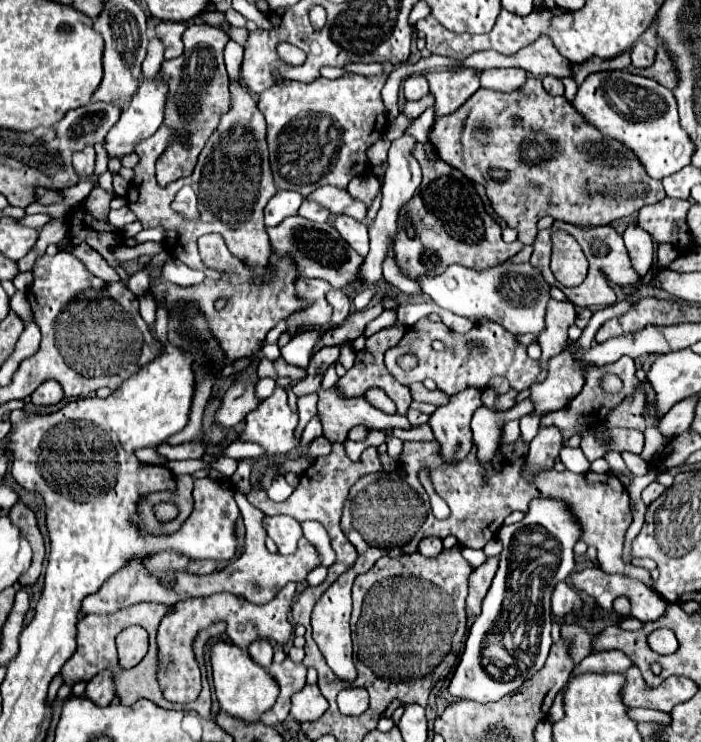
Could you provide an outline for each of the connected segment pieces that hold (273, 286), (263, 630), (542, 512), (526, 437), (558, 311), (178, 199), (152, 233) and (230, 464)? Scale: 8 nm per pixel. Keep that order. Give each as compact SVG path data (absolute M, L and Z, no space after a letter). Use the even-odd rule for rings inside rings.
M207 233L203 237L199 237L199 253L203 263L209 269L215 269L219 273L223 273L223 277L219 281L203 281L201 285L193 285L193 287L179 287L173 283L165 283L165 281L155 281L151 285L157 301L161 297L167 299L167 307L171 309L173 303L177 299L191 299L191 301L199 301L201 311L205 313L205 317L209 317L213 335L217 337L217 341L221 341L221 347L225 349L227 359L239 359L251 353L259 353L259 343L265 339L265 335L281 321L287 317L287 313L293 313L293 309L297 309L297 297L293 297L293 277L297 275L297 269L293 269L293 265L289 265L289 261L277 261L275 269L277 269L277 281L269 281L269 285L261 285L261 289L253 289L253 285L249 285L247 281L253 281L253 277L257 277L253 271L247 271L245 263L237 261L237 257L233 257L223 241L223 237L219 233ZM219 299L225 299L225 307L223 311L215 309L215 303Z
M287 583L275 595L275 599L265 605L253 605L231 593L217 593L209 597L189 597L189 599L175 603L173 611L169 611L163 617L159 625L159 635L157 635L157 647L159 647L159 657L161 657L159 681L161 681L161 691L165 693L165 699L175 701L175 703L189 703L199 695L201 673L199 673L199 665L193 653L193 641L199 631L211 627L217 621L227 623L229 639L243 651L257 639L267 639L271 643L285 645L293 631L289 623L289 611L295 599L295 589L297 589L295 583Z
M533 499L525 519L503 525L497 539L503 543L497 575L483 601L481 615L471 625L465 651L447 687L449 695L477 703L503 699L545 663L551 647L551 593L575 567L573 545L579 539L579 525L563 501ZM489 633L503 635L507 651L483 649Z
M525 415L525 417L521 417L521 439L525 443L529 443L537 435L539 419L541 419L539 415Z
M551 299L547 303L545 313L545 331L537 337L539 345L543 349L541 355L541 381L545 379L545 357L553 357L563 351L563 345L567 343L567 329L575 323L575 307L569 301L557 301Z
M187 185L175 195L175 199L171 203L171 209L175 209L187 221L197 221L199 219L199 213L197 213L197 197L195 197L193 189L187 187Z
M153 227L153 229L143 229L141 233L135 235L135 241L137 243L143 243L143 241L163 241L165 233L161 233L161 229Z
M217 457L213 461L213 469L227 475L227 477L231 477L231 473L237 469L237 461L231 459L231 457Z

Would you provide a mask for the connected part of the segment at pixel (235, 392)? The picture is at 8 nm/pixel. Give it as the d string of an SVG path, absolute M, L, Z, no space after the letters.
M235 383L227 389L219 409L213 415L213 421L221 427L233 427L237 425L253 405L261 403L261 399L255 397L253 391L255 383Z

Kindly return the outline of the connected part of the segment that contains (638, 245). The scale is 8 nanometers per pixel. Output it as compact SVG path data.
M631 225L623 233L623 241L625 241L625 247L629 251L633 269L637 269L639 277L643 279L649 273L649 269L653 265L653 257L655 257L655 247L653 247L649 233Z

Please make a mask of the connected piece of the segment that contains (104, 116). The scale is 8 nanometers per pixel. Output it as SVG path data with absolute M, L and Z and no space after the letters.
M91 101L69 111L55 129L59 151L83 151L85 147L103 143L105 133L119 121L121 113L123 109L119 105L103 101Z

